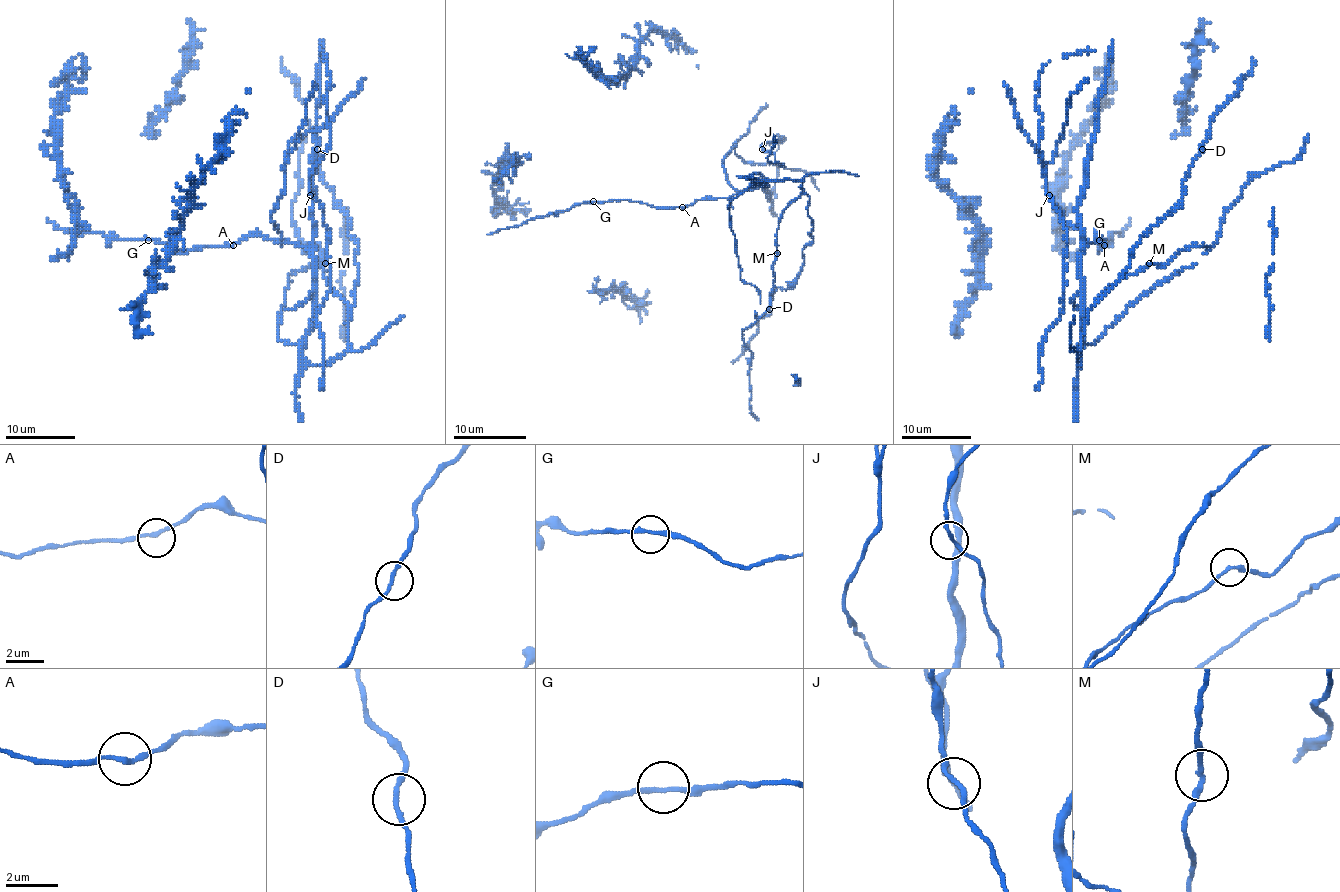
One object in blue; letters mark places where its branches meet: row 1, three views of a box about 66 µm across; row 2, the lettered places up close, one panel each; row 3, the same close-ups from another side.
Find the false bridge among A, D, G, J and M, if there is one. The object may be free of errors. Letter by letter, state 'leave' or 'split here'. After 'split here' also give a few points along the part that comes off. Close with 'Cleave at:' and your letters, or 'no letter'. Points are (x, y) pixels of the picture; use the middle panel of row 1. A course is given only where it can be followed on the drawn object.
A: leave
D: leave
G: leave
J: leave
M: leave
Cleave at: no letter

